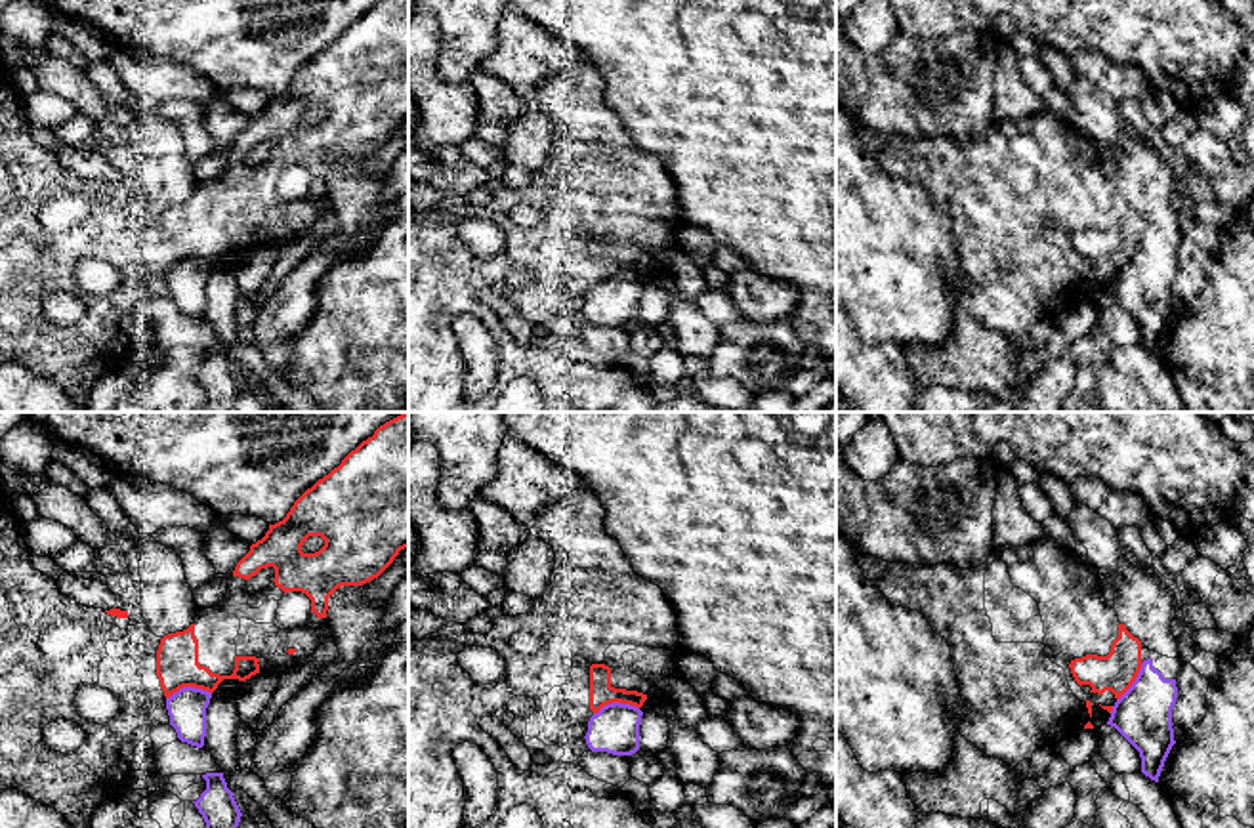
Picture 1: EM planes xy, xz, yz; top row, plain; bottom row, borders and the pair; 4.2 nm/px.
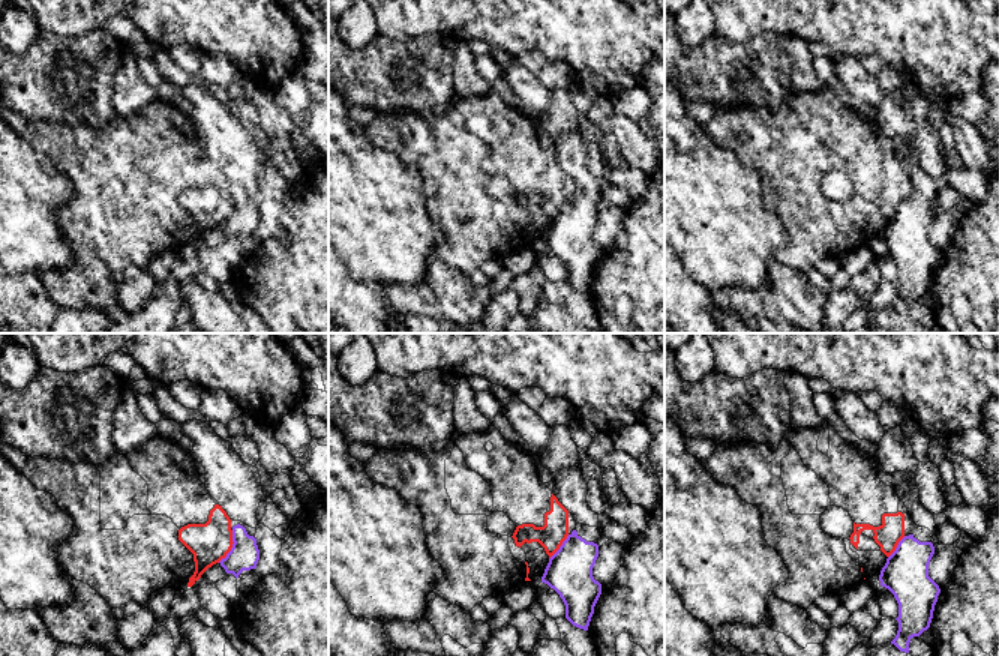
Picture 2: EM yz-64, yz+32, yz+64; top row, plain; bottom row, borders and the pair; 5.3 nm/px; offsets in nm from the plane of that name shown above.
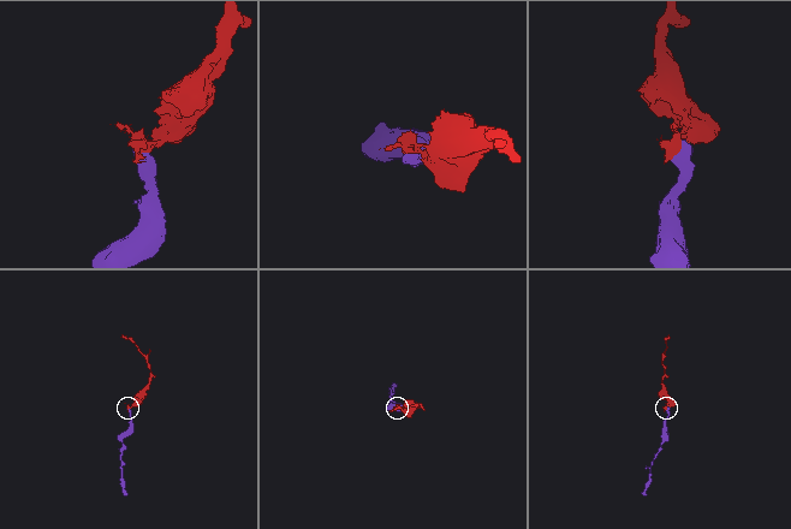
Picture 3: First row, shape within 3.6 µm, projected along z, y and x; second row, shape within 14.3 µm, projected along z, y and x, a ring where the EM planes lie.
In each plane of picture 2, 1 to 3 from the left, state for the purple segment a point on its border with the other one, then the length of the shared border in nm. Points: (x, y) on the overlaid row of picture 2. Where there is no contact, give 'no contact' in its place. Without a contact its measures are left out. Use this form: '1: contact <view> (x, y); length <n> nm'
1: contact yz-64 (231, 547); length 190 nm
2: contact yz+32 (560, 545); length 170 nm
3: contact yz+64 (896, 547); length 150 nm

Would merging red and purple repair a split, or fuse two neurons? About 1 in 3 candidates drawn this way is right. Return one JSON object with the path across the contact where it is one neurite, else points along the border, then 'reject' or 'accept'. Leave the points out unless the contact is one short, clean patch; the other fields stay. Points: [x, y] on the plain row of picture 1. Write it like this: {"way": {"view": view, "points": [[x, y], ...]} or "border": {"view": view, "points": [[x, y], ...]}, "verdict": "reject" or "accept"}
{"border": {"view": "xy", "points": [[210, 264], [182, 260], [167, 271]]}, "verdict": "reject"}

